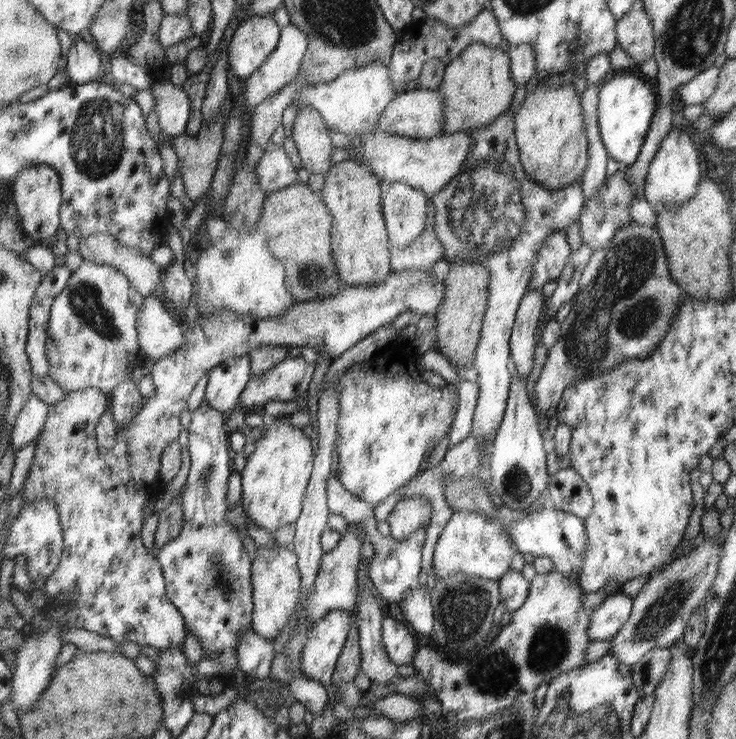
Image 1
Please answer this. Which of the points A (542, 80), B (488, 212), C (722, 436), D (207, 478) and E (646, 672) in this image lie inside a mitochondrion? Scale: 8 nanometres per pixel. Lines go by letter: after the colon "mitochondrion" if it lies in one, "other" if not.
A: other
B: mitochondrion
C: other
D: mitochondrion
E: mitochondrion

